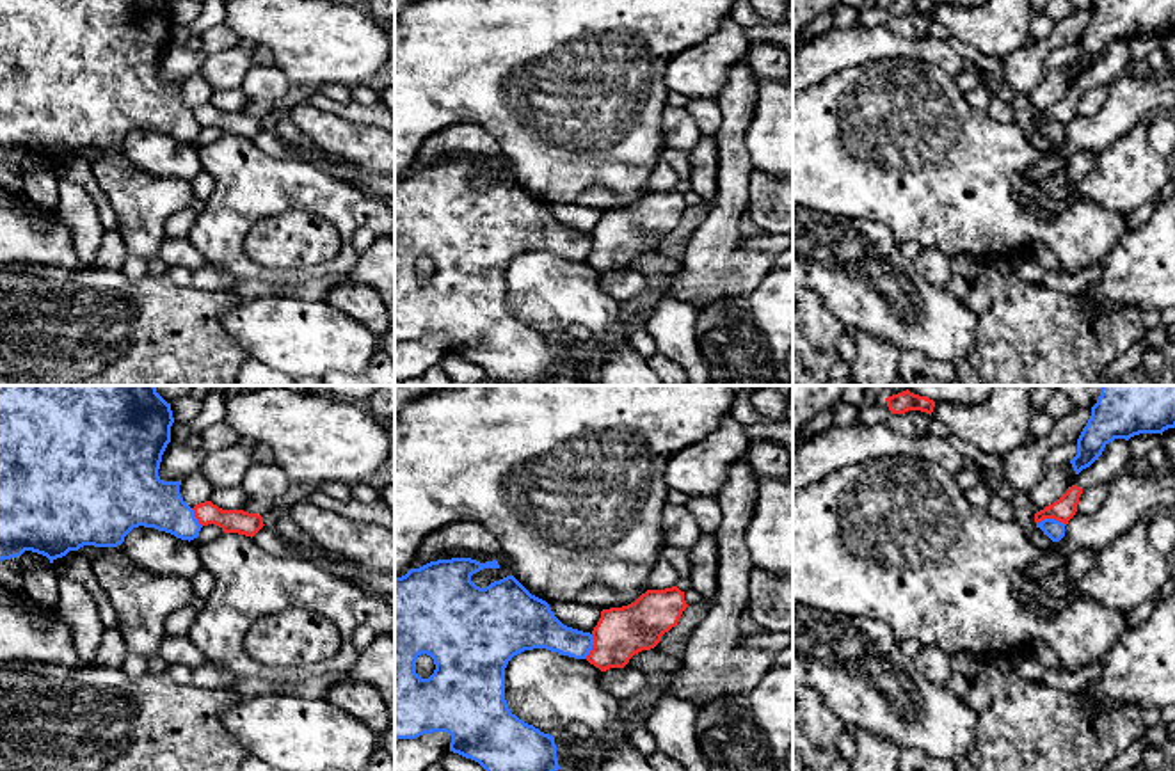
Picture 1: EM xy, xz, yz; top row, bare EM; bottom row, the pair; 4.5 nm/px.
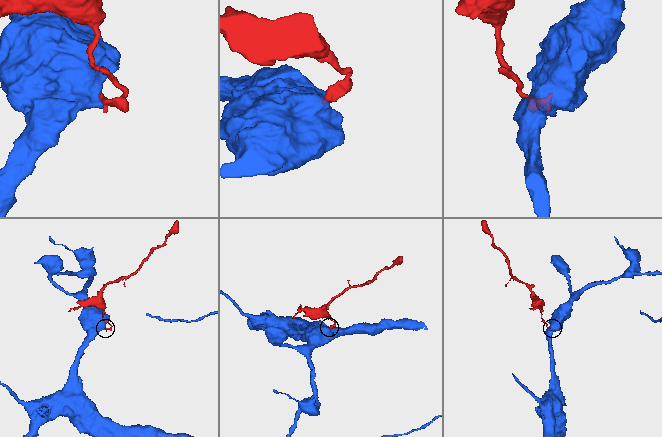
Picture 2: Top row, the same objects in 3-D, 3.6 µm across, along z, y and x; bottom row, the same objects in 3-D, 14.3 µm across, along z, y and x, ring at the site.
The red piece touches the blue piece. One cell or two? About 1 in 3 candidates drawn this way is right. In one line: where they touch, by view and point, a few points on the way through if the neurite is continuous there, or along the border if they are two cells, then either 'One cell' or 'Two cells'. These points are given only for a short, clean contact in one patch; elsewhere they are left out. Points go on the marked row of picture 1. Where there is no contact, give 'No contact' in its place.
Touches red at yz (1051, 517). Boundary: yz (1037, 523), (1058, 519), (1065, 524). Two cells

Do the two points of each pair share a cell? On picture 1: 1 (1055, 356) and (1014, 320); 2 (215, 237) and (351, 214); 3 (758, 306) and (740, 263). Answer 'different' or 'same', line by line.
1: same
2: same
3: different

